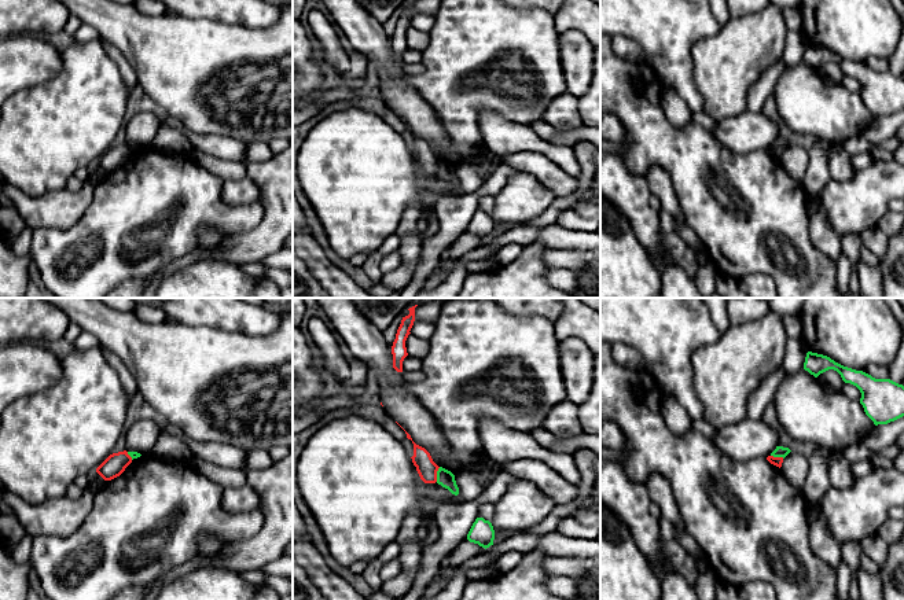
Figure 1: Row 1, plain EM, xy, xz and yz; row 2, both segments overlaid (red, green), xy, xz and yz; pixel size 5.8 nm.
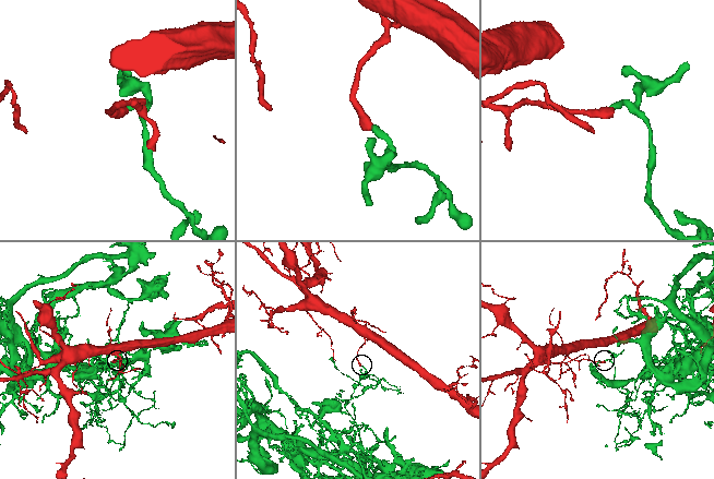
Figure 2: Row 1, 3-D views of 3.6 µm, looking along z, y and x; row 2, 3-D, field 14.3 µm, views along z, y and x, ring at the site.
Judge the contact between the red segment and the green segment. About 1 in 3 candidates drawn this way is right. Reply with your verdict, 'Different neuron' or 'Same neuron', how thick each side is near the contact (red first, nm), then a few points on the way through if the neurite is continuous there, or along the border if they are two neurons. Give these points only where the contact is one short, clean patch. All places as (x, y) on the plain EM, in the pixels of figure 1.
Different neuron. Thickness 120 nm (red) against 100 nm. Boundary: xz (440, 159), (436, 173)

